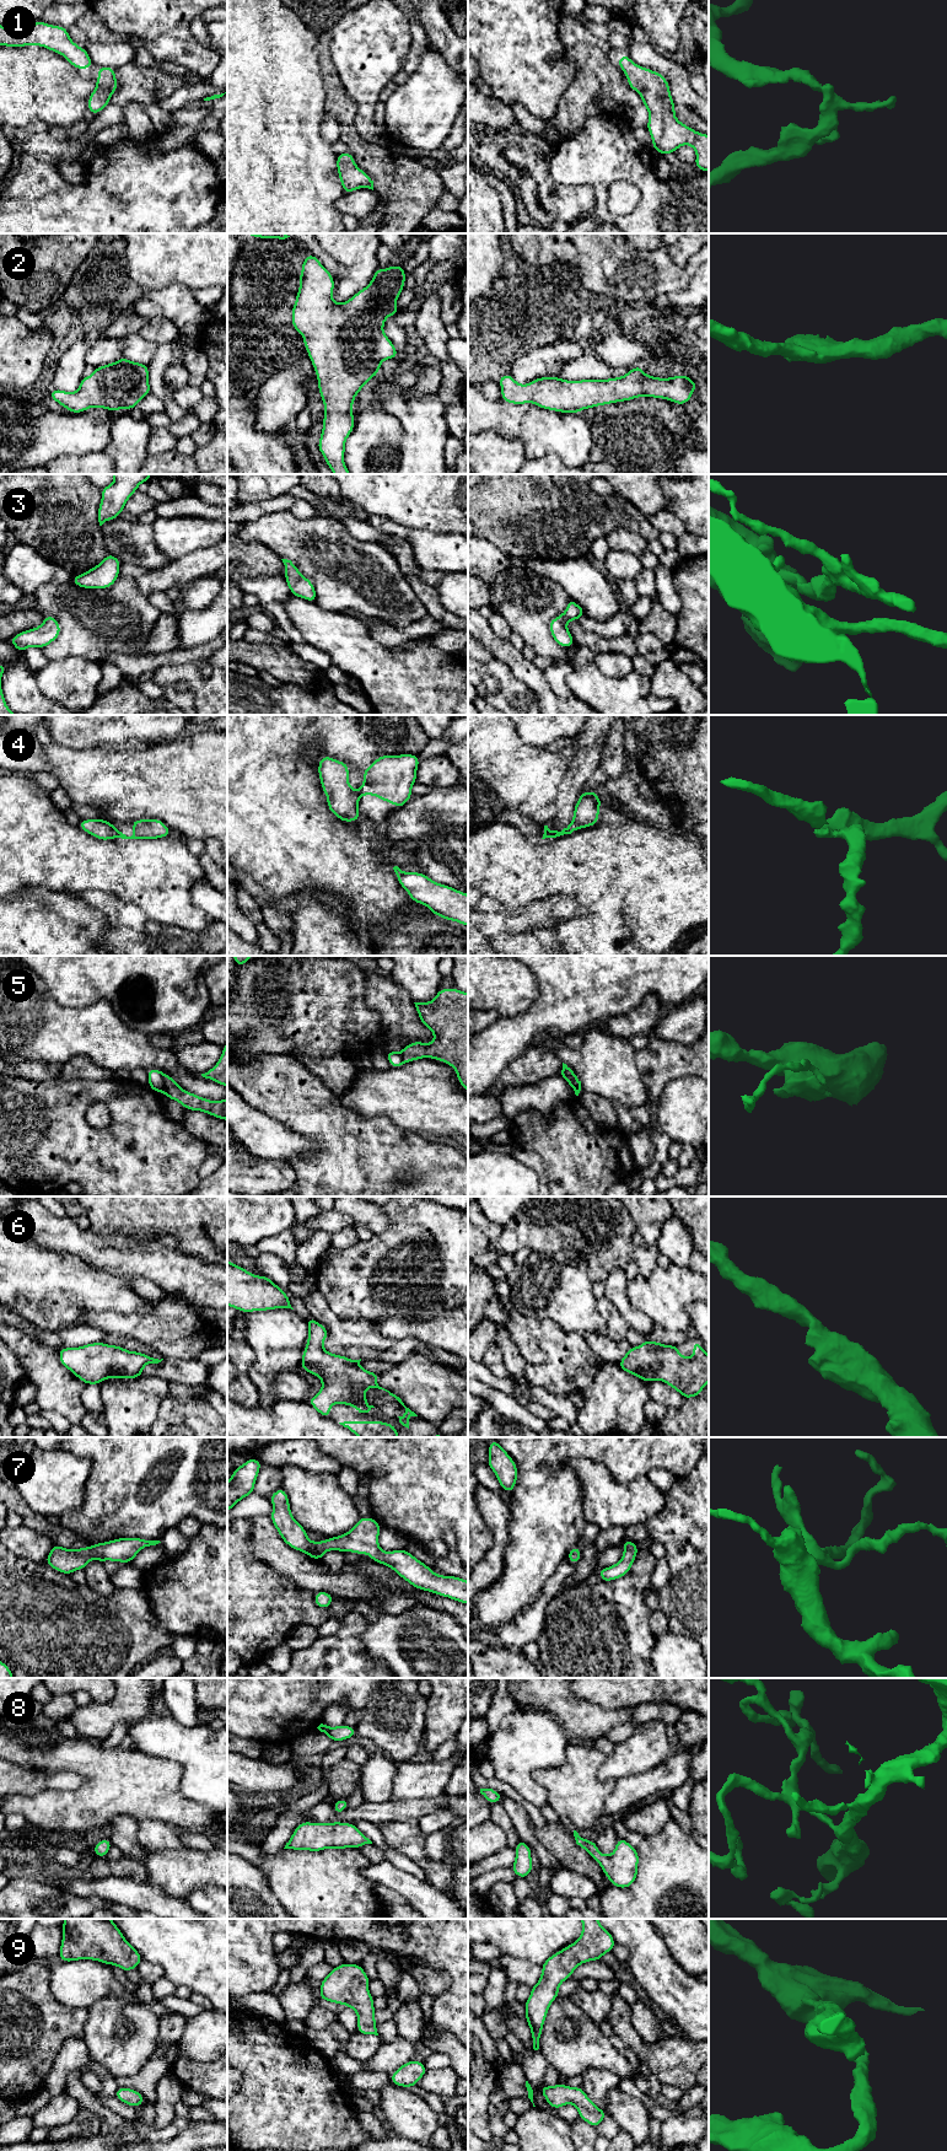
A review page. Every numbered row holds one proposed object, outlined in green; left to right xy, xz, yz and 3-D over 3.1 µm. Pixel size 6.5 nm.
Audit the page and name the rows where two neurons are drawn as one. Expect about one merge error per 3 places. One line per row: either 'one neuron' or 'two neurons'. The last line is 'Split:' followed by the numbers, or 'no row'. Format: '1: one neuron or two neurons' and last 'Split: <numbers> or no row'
1: one neuron
2: one neuron
3: one neuron
4: two neurons
5: two neurons
6: one neuron
7: one neuron
8: one neuron
9: one neuron
Split: 4, 5

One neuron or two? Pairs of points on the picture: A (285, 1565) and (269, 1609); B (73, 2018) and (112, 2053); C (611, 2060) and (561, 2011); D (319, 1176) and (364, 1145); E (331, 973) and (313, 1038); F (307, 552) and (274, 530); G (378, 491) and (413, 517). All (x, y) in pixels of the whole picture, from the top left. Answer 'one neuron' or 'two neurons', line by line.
A: two neurons
B: two neurons
C: one neuron
D: one neuron
E: one neuron
F: one neuron
G: one neuron

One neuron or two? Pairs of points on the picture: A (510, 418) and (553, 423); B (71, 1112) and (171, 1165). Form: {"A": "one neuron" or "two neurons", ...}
{"A": "one neuron", "B": "one neuron"}

